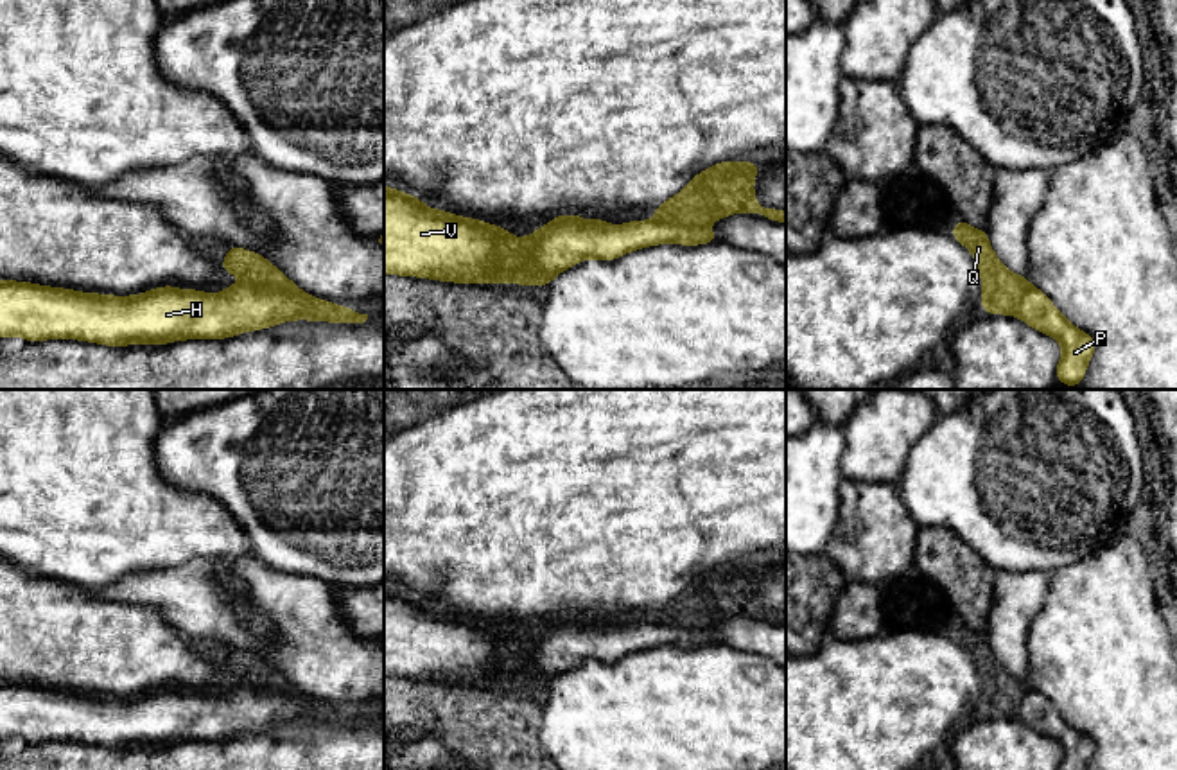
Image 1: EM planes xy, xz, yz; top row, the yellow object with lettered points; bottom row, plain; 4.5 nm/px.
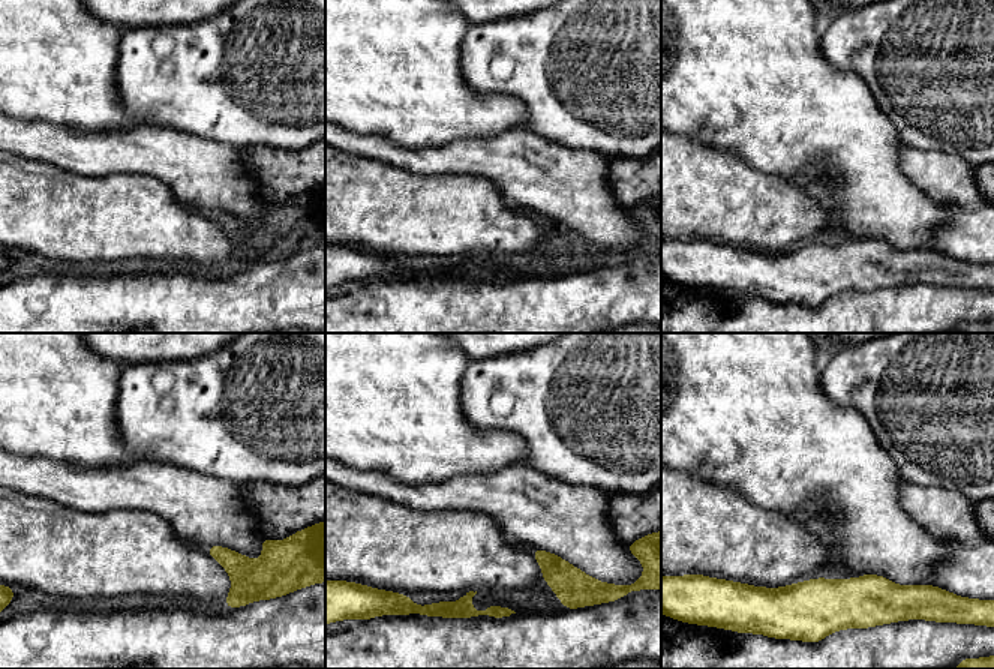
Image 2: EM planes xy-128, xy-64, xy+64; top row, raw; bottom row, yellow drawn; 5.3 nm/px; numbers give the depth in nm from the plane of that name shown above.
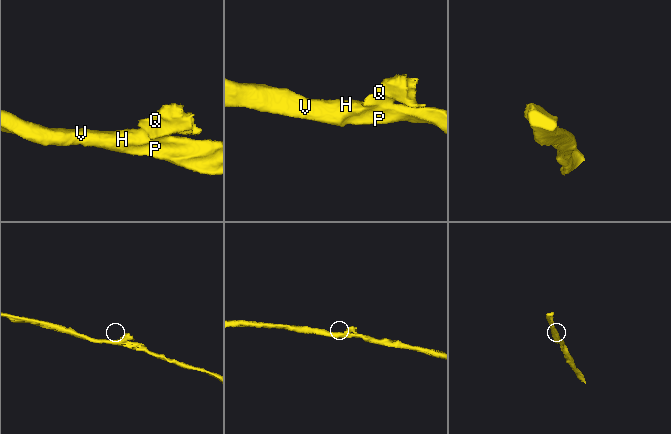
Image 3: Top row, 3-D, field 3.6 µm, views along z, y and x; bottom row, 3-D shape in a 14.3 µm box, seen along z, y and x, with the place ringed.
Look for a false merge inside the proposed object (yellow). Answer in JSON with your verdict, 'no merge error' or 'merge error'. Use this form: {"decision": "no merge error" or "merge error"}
{"decision": "merge error"}

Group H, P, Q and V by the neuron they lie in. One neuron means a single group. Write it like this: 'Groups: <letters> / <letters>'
Groups: H P V / Q

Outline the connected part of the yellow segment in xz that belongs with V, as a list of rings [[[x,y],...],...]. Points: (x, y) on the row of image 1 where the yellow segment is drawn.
[[[384,187],[384,273],[423,276],[459,284],[508,284],[545,287],[558,273],[585,258],[614,260],[633,249],[676,242],[684,246],[718,242],[709,226],[680,226],[658,221],[630,221],[610,226],[606,219],[587,223],[581,215],[556,215],[551,224],[515,239],[508,228],[431,210],[422,199]]]

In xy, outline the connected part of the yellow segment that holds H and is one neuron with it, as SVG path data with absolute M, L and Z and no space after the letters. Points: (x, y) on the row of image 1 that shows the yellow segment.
M0 282L0 337L22 336L39 339L84 339L108 346L167 345L179 339L221 339L248 330L262 330L291 319L314 319L334 323L364 323L368 314L323 300L298 298L264 291L240 282L219 294L199 289L183 291L172 285L151 289L136 296L108 296L77 293L72 289L36 285L29 282Z

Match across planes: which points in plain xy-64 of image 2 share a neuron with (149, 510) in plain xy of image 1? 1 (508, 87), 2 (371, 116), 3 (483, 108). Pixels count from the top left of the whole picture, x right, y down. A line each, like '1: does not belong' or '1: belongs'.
1: does not belong
2: belongs
3: belongs

